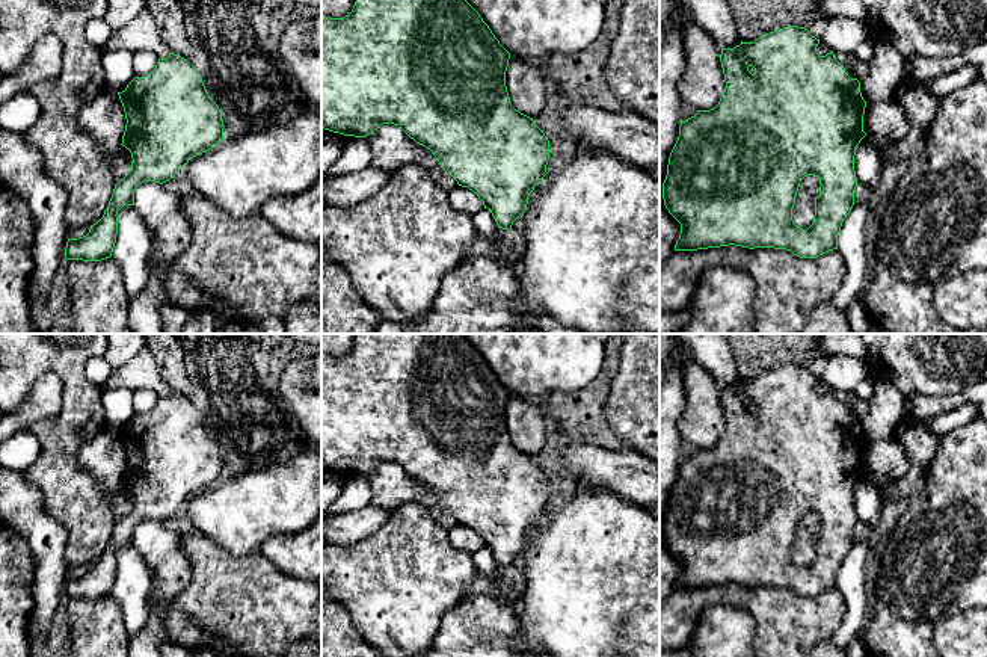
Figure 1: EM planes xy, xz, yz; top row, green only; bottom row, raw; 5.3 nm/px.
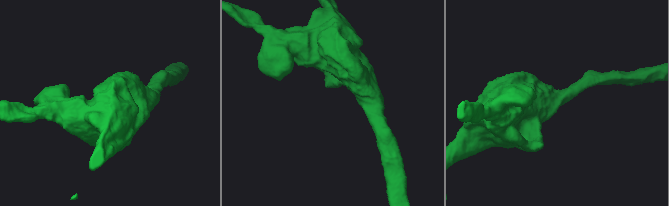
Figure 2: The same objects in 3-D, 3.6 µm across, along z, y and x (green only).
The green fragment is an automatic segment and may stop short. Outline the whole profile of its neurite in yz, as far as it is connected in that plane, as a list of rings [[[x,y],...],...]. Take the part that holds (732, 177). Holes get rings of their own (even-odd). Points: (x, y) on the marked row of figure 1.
[[[788,26],[765,35],[761,35],[753,42],[743,42],[733,48],[721,48],[720,62],[724,74],[726,89],[718,104],[711,110],[697,110],[697,113],[685,121],[681,121],[678,140],[670,153],[667,175],[663,183],[663,199],[669,213],[681,224],[681,234],[676,240],[675,251],[697,251],[720,246],[743,246],[786,249],[800,258],[816,258],[829,251],[838,249],[838,234],[842,222],[854,205],[854,190],[857,178],[854,171],[856,148],[866,136],[863,131],[863,115],[866,101],[860,92],[860,82],[851,79],[844,65],[841,65],[833,51],[826,56],[816,53],[819,39],[810,35],[804,27]],[[815,175],[819,178],[819,195],[815,198],[813,224],[803,230],[792,221],[792,208],[800,183],[804,177]]]

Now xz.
[[[356,0],[352,12],[344,18],[321,15],[321,128],[344,136],[365,137],[383,124],[398,125],[410,139],[433,153],[441,168],[459,186],[472,190],[487,208],[498,228],[512,234],[512,225],[528,204],[528,196],[543,180],[549,160],[549,140],[534,124],[533,118],[516,110],[506,86],[506,71],[510,53],[500,44],[480,14],[466,0]]]

